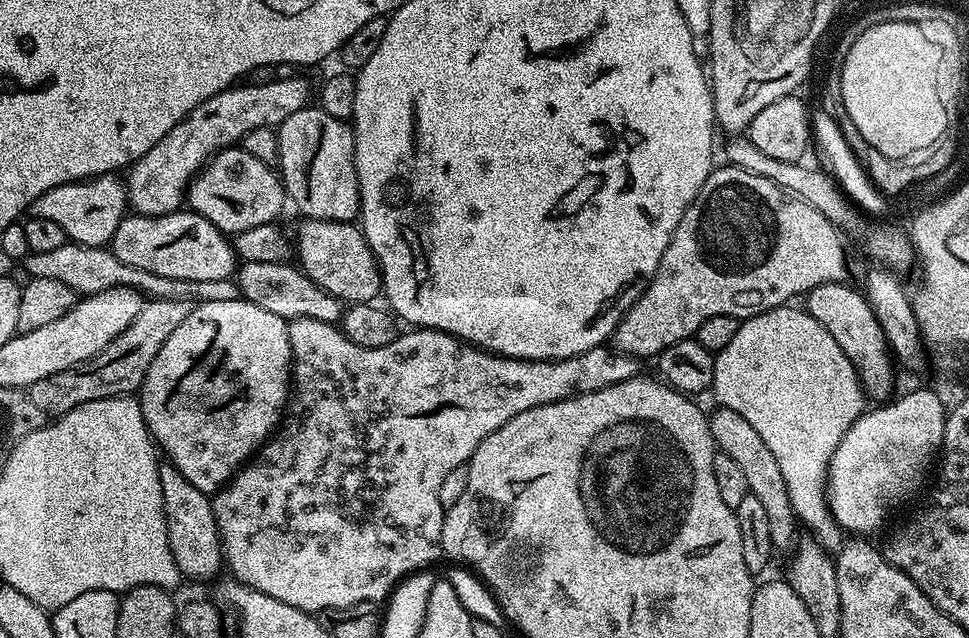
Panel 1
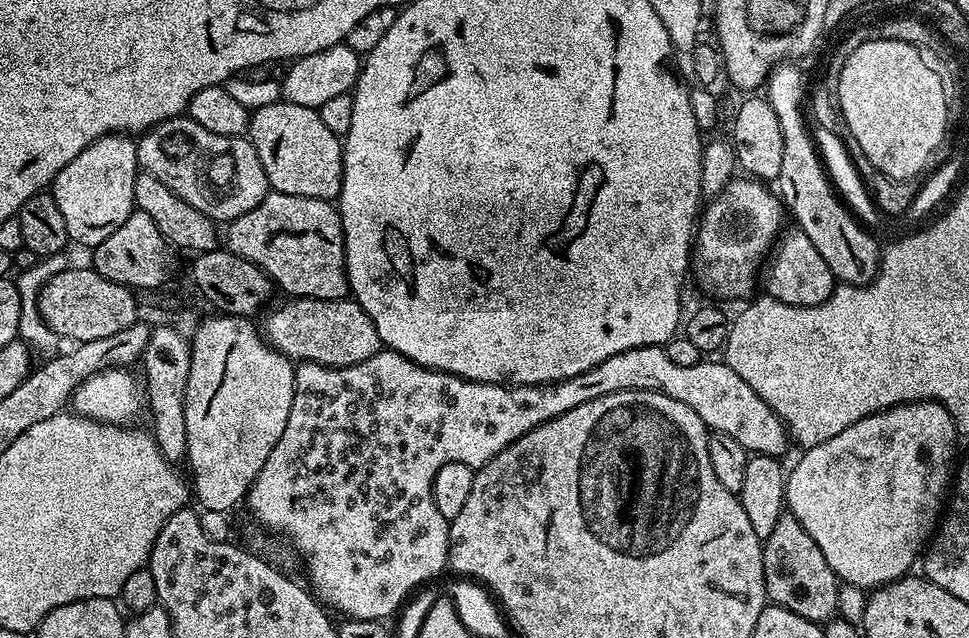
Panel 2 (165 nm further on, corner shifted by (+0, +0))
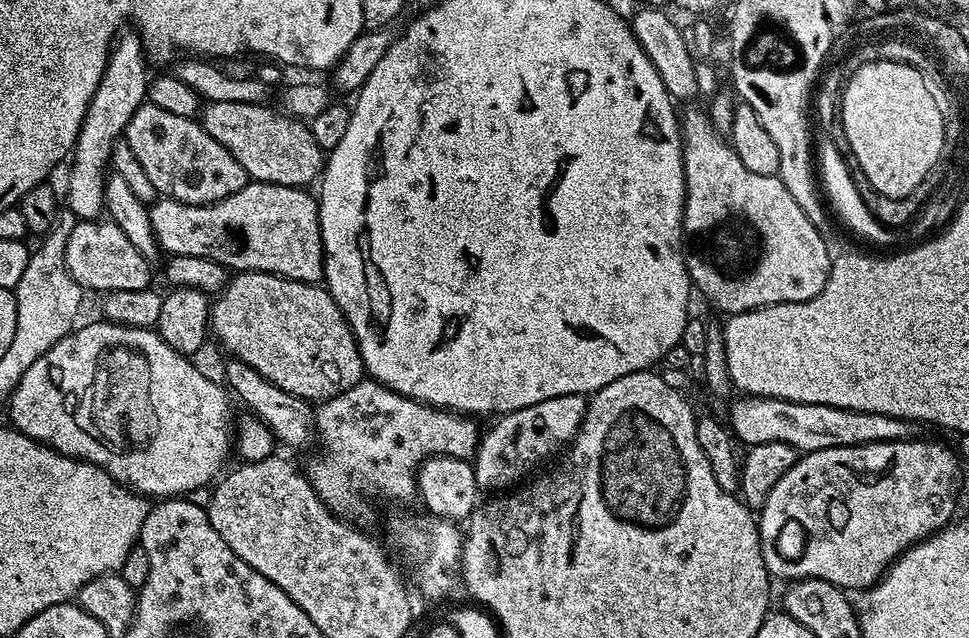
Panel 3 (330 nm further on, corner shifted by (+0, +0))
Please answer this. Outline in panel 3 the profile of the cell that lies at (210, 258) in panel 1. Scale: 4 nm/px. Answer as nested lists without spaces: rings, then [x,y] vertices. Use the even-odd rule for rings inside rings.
[[[107,218],[77,219],[67,239],[65,256],[70,274],[84,290],[93,288],[99,294],[107,294],[122,290],[142,290],[153,283],[153,265],[142,258],[138,250],[134,250],[126,234],[122,234],[122,230],[118,230],[118,226]]]

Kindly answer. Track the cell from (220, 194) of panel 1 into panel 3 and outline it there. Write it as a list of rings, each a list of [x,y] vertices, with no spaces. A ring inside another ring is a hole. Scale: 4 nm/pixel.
[[[146,102],[130,118],[126,139],[130,150],[134,150],[134,158],[146,170],[146,178],[154,182],[154,190],[161,197],[183,204],[213,204],[238,194],[250,183],[238,158],[222,142],[214,142],[193,118],[178,118],[178,114],[158,110],[158,106]]]

